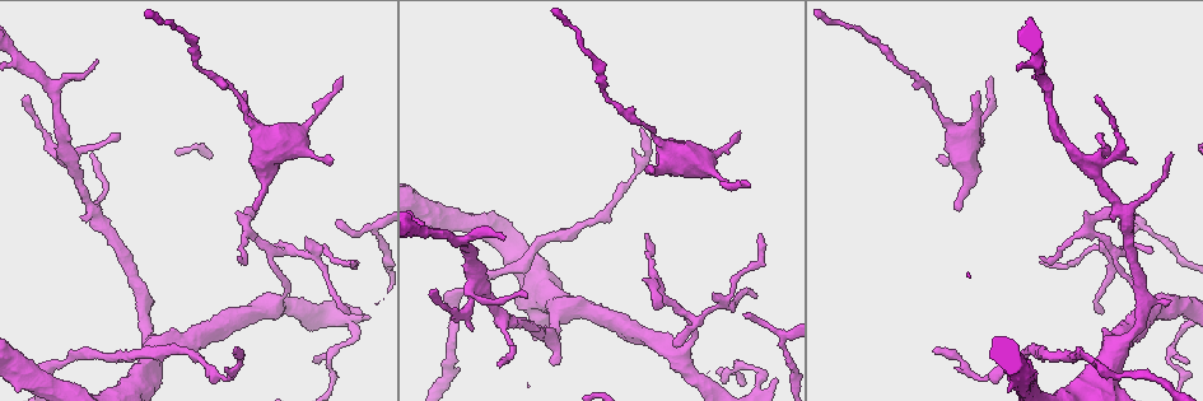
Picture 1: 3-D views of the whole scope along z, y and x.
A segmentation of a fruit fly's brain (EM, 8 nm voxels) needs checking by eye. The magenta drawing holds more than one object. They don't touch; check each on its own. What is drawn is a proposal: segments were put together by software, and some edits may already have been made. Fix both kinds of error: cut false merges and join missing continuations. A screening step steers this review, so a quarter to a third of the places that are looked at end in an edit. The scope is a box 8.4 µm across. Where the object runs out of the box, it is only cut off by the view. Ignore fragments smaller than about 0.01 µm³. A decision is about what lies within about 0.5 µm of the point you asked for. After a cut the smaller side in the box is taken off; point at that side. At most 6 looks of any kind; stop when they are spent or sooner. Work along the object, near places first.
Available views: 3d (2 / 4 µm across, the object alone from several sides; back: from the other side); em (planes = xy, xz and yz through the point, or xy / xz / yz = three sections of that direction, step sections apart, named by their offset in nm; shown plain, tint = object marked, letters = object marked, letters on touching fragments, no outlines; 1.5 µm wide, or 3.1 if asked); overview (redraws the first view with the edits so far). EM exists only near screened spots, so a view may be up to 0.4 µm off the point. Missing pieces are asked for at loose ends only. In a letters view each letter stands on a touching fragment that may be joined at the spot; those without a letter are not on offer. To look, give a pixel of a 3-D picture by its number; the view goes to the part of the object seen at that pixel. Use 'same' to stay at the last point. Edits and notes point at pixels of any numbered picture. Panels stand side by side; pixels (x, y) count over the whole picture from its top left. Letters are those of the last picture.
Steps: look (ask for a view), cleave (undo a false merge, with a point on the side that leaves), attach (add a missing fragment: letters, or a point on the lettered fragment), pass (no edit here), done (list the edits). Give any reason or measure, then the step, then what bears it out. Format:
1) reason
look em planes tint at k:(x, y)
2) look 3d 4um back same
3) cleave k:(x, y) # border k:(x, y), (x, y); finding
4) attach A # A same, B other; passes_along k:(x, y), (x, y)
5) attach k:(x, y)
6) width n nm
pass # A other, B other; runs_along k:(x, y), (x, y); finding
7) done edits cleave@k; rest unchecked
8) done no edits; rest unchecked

an open end
look em planes plain at 1:(649, 174)

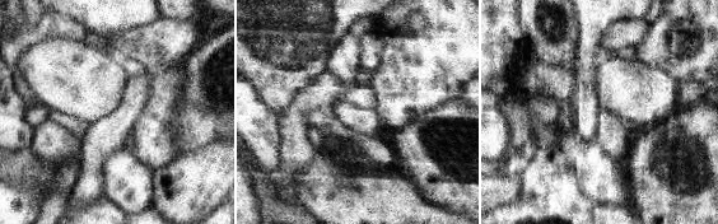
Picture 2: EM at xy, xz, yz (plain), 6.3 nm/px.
what lies round it
look em planes letters same

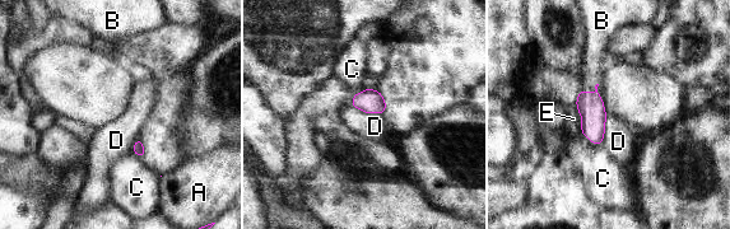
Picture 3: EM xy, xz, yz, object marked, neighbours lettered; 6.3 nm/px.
longest_contact D 220 nm
attach B # A other, B same, C other, D other, E other; it goes on there

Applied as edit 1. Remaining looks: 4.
look overview

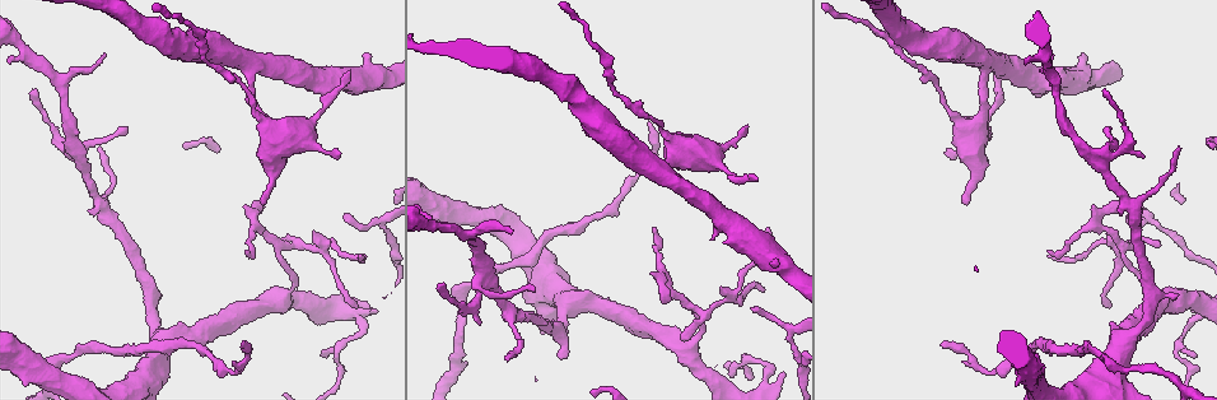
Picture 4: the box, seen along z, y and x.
two arms in line, one across
look em planes tint at 4:(688, 304)

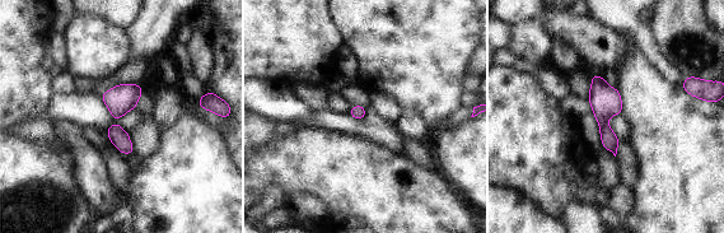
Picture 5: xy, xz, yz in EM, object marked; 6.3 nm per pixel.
see the neighbours
look em planes letters same

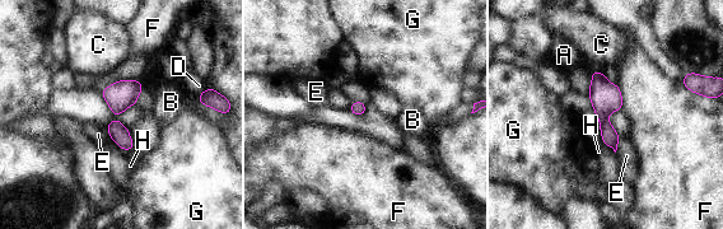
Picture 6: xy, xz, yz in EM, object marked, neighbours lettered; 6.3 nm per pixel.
width 80 nm
pass # A other, B other, C other, D other, E other, F other, G other, H other; border 6:(617, 85), (621, 93), (621, 110); all the same neuron

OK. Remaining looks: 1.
done edits attach@3; rest unchecked

